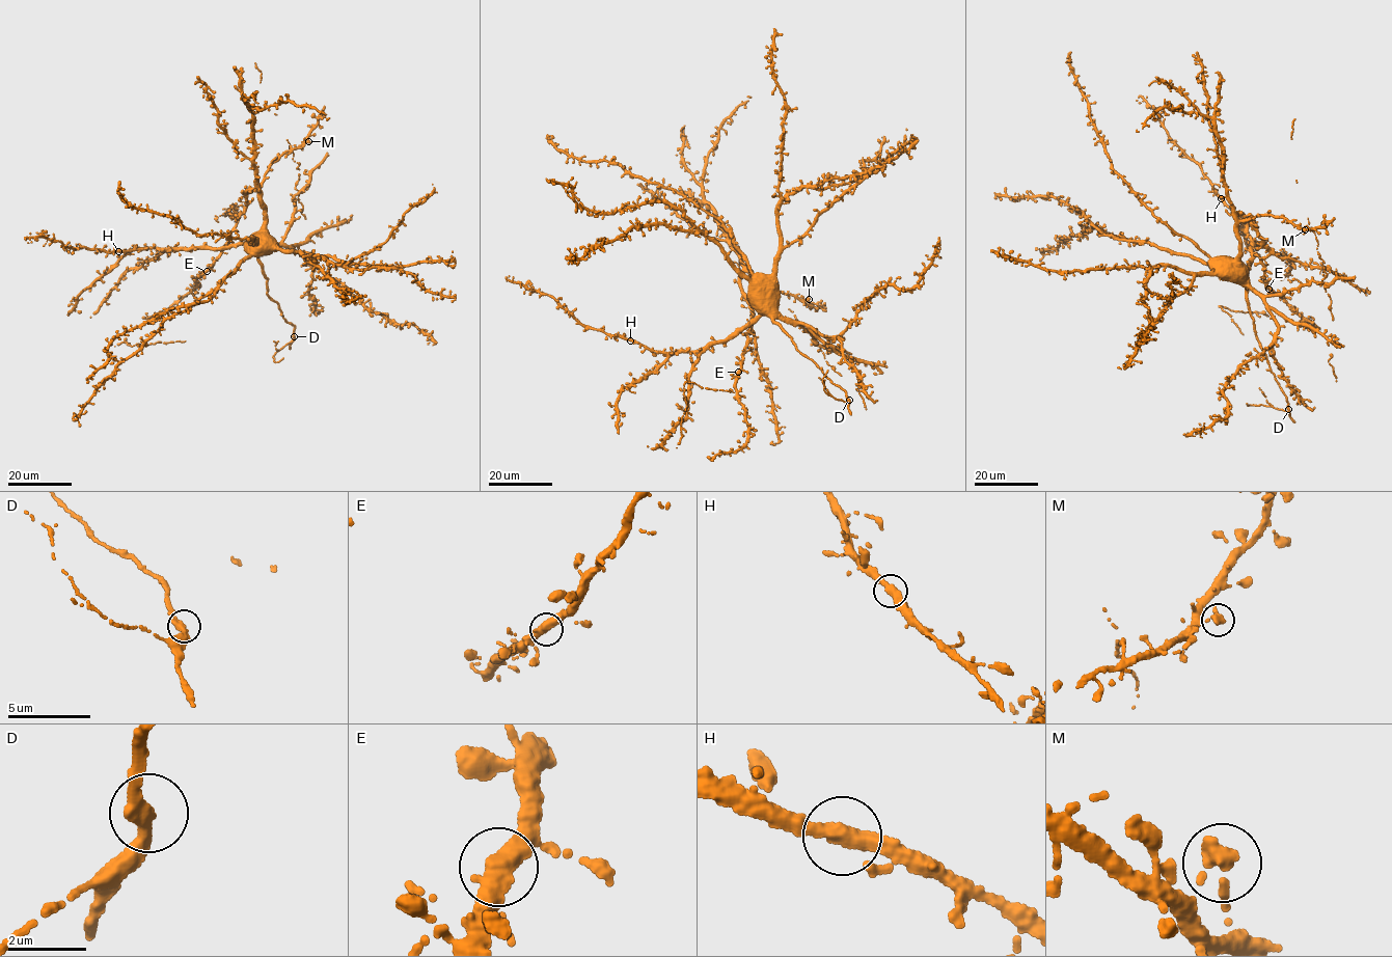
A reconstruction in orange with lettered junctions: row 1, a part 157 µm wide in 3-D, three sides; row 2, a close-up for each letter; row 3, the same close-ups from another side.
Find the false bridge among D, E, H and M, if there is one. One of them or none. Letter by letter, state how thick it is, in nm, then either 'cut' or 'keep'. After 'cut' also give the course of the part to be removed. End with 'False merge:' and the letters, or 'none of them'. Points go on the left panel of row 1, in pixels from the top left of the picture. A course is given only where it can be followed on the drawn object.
D: calibre 380 nm; keep
E: calibre 420 nm; keep
H: calibre 400 nm; keep
M: calibre 380 nm; keep
False merge: none of them

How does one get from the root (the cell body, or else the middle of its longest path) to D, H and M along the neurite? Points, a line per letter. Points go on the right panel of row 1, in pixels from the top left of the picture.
D: (1250, 268), (1245, 273), (1246, 293), (1256, 337), (1285, 394), (1288, 409)
H: (1250, 268), (1248, 262), (1254, 255), (1247, 227), (1221, 198)
M: (1250, 268), (1245, 268), (1238, 260), (1239, 222), (1270, 215), (1286, 219), (1305, 229)

